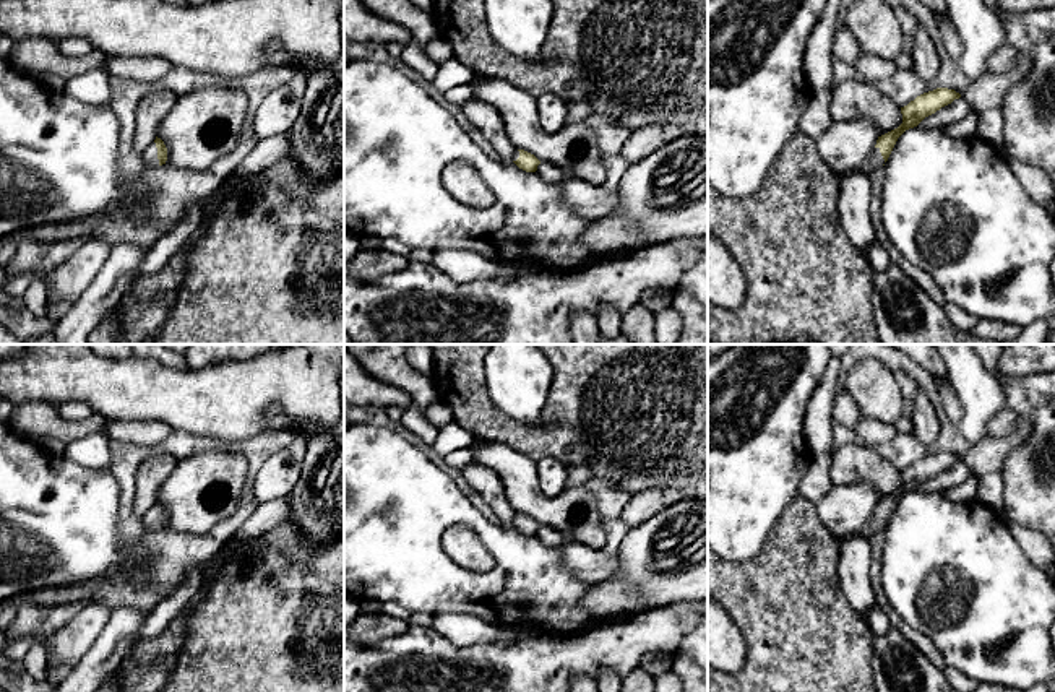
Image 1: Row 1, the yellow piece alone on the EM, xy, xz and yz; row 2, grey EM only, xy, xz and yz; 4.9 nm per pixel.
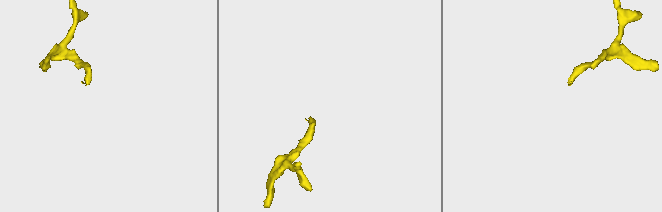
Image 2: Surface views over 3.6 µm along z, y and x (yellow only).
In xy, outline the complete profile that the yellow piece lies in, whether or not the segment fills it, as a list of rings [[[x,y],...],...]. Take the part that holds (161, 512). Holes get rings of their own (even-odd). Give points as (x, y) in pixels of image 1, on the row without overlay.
[[[161,502],[156,504],[141,517],[148,531],[157,531],[167,525],[167,512]]]

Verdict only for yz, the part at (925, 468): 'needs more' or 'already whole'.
needs more

